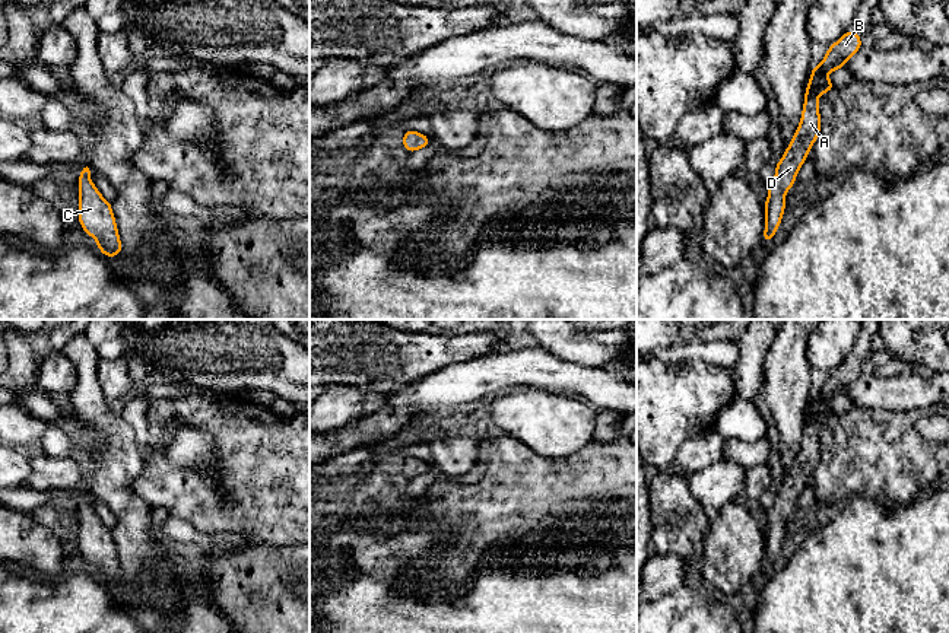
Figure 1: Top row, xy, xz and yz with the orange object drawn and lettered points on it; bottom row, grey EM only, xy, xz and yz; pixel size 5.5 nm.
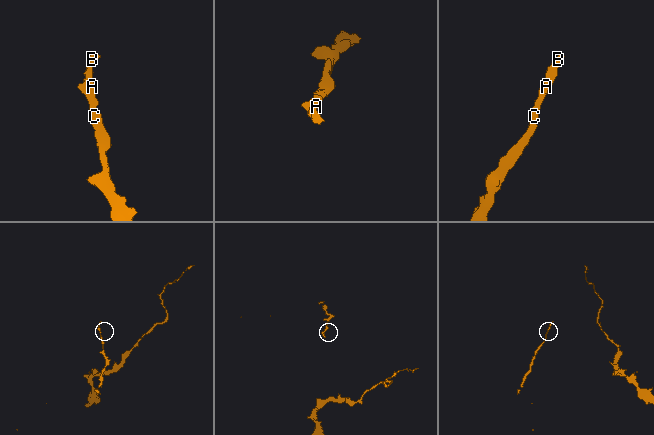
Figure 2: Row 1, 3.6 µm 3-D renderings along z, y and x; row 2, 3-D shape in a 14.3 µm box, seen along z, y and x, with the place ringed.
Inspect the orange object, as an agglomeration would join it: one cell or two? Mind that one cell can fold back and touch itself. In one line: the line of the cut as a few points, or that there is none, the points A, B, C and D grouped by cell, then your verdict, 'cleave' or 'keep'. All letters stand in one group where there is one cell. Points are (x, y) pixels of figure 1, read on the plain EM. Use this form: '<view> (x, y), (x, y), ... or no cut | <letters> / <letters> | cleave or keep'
no cut | A B C D | keep

